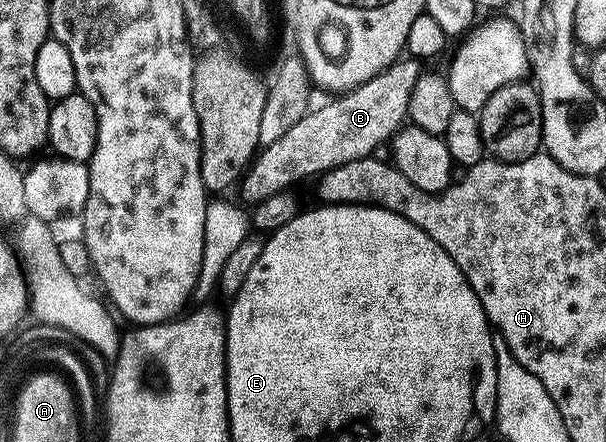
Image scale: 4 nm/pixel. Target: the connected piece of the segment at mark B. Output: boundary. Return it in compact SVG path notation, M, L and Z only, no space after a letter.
M398 59L367 83L356 85L336 99L329 99L318 109L310 108L286 134L260 150L240 182L242 199L256 203L276 193L292 190L297 187L293 185L308 177L316 178L355 159L374 156L377 148L397 128L401 129L406 124L411 91L419 72L417 65L413 59Z

